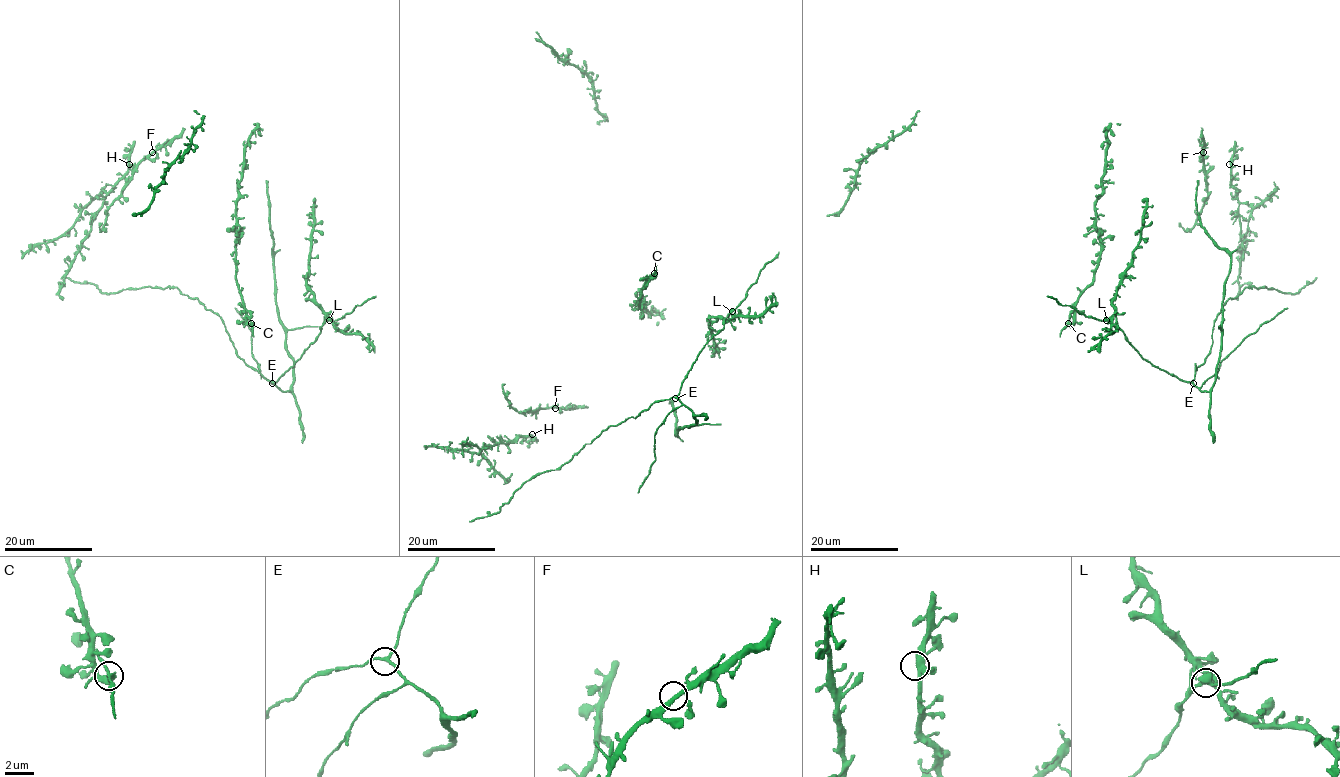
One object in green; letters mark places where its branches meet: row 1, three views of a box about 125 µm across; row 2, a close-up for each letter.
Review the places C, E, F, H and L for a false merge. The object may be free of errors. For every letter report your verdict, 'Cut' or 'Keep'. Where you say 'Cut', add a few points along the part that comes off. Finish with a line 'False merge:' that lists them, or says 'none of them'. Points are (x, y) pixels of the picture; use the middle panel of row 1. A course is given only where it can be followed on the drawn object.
C: Cut
E: Keep
F: Keep
H: Keep
L: Keep
False merge: C

